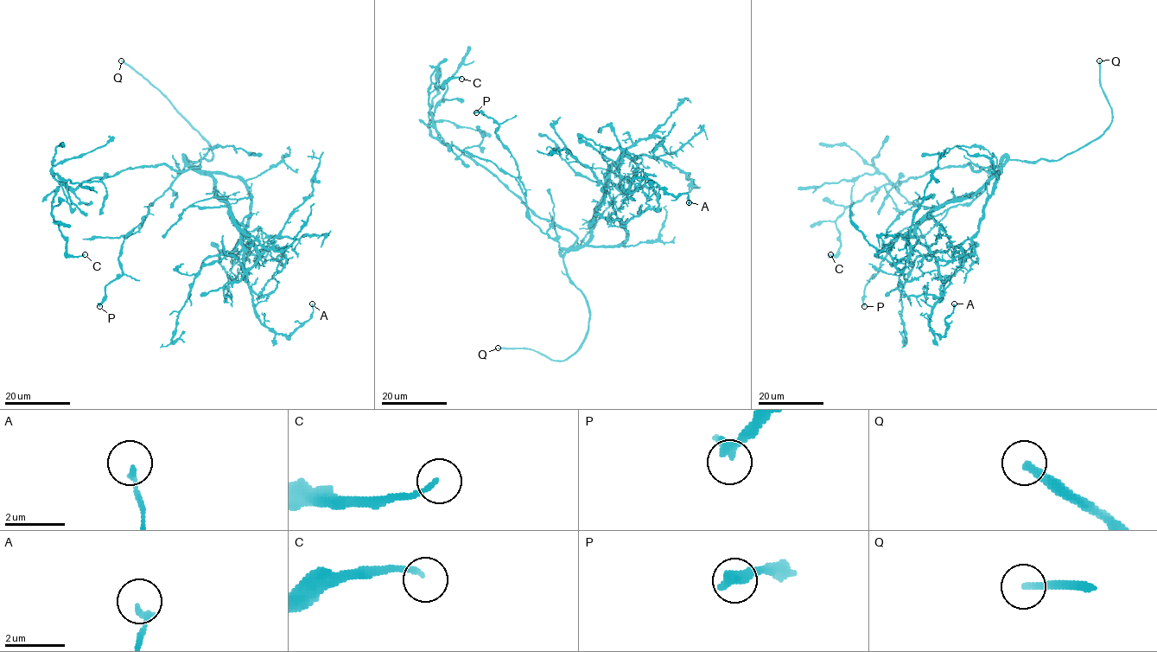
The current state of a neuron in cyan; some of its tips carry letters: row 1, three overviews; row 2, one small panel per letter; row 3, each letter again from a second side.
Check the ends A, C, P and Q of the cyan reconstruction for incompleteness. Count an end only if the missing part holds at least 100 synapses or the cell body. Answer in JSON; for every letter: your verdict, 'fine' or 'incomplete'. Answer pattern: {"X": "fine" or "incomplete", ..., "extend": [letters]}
{"A": "fine", "C": "fine", "P": "fine", "Q": "incomplete", "extend": ["Q"]}

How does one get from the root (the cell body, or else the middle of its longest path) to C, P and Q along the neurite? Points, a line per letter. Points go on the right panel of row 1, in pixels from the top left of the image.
C: (996, 167), (937, 168), (897, 188), (879, 187), (835, 221), (840, 248), (830, 254)
P: (996, 167), (1000, 169), (986, 188), (971, 202), (906, 226), (893, 240), (879, 271), (865, 288), (864, 306)
Q: (996, 167), (1008, 159), (1058, 160), (1103, 132), (1112, 119), (1112, 107), (1100, 85), (1099, 60)

